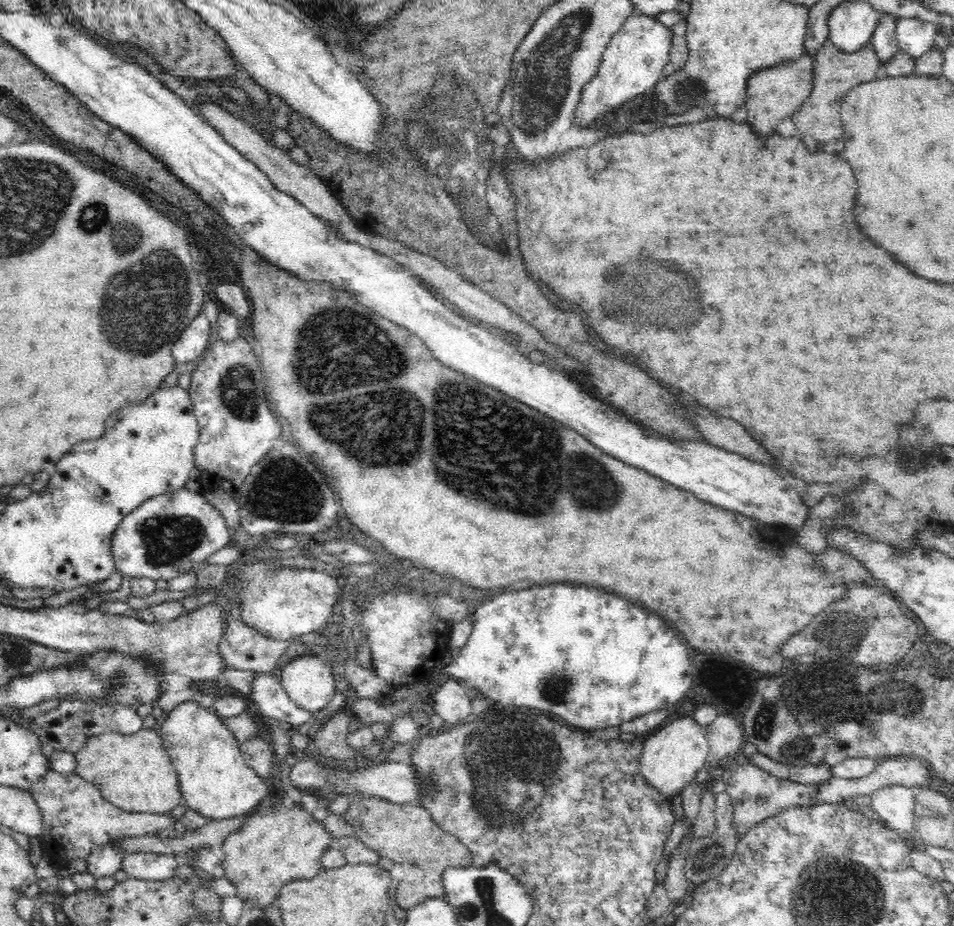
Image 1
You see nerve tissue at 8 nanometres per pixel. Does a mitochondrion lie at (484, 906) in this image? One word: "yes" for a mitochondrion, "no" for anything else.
yes

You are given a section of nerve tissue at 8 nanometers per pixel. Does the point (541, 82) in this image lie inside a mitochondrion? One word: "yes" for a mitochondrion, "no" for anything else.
yes

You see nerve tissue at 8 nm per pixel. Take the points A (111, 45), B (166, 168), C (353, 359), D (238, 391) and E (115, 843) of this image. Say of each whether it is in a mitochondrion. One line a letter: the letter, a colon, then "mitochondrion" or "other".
A: other
B: other
C: mitochondrion
D: mitochondrion
E: other

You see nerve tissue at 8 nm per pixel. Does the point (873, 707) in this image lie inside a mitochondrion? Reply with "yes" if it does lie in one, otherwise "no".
yes

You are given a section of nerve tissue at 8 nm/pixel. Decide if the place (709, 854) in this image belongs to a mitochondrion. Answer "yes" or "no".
yes

